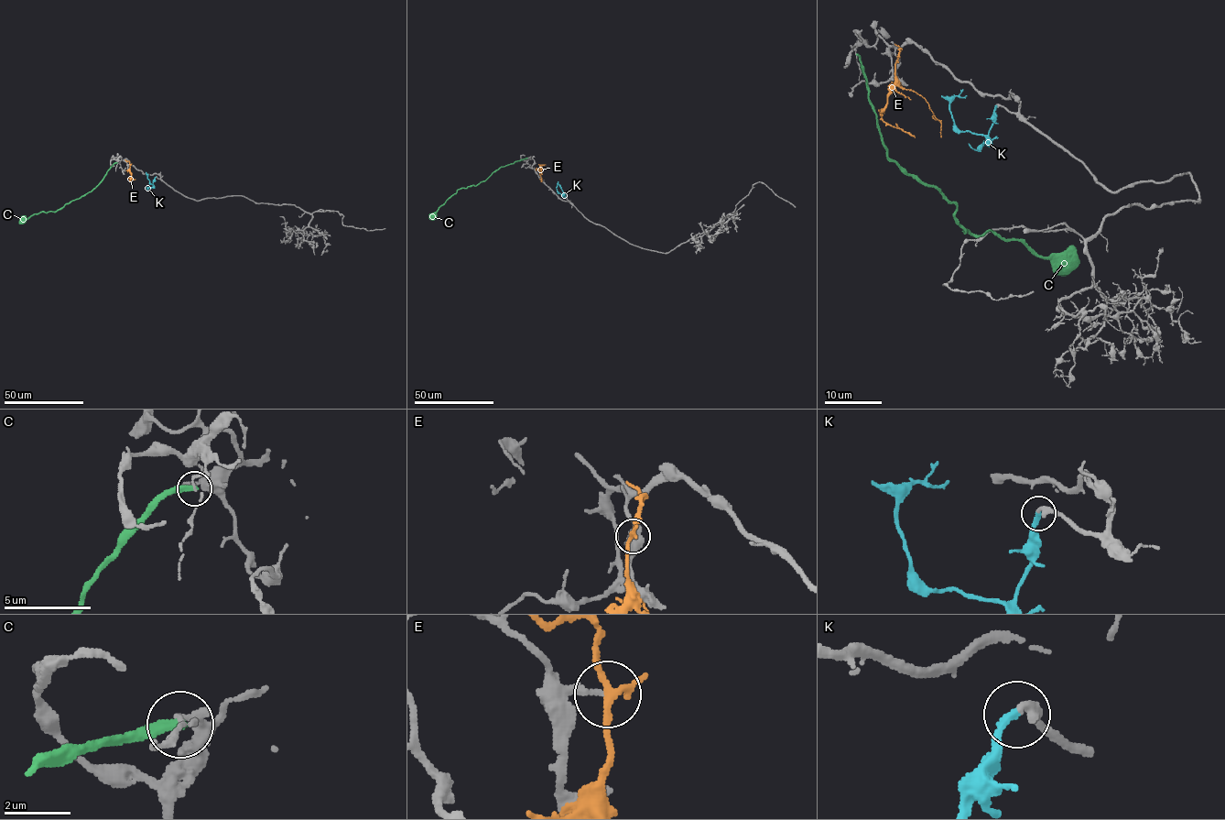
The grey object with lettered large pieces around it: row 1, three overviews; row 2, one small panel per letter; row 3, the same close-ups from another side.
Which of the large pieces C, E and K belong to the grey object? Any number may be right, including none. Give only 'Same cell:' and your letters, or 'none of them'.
Same cell: K

